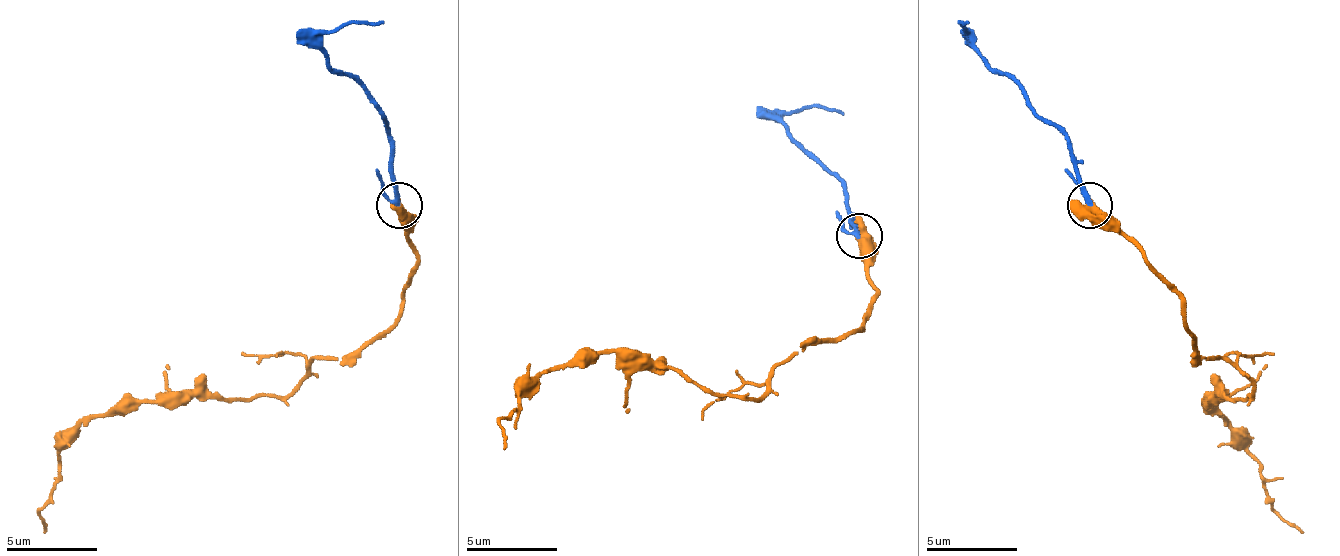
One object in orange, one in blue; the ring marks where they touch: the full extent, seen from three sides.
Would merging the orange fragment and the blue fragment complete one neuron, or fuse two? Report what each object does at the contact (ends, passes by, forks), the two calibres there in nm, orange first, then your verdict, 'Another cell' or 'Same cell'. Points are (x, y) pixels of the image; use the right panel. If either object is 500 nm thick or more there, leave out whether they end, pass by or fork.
Thickness 500 nm (orange) against 190 nm. Same cell

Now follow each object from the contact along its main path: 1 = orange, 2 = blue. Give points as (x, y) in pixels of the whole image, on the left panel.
1: (398, 204), (416, 254), (403, 313), (312, 363), (289, 395), (120, 404), (93, 418), (61, 449), (43, 531)
2: (398, 204), (389, 122), (321, 49), (325, 35), (343, 26), (384, 22)

